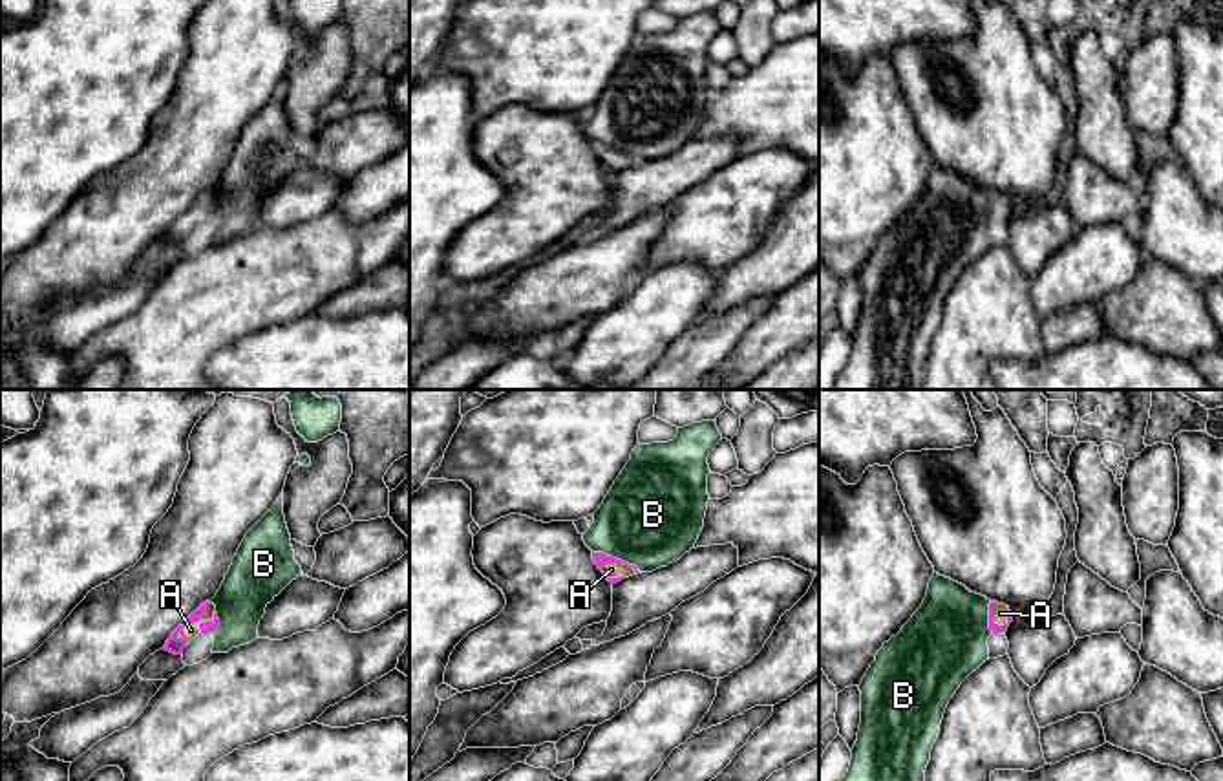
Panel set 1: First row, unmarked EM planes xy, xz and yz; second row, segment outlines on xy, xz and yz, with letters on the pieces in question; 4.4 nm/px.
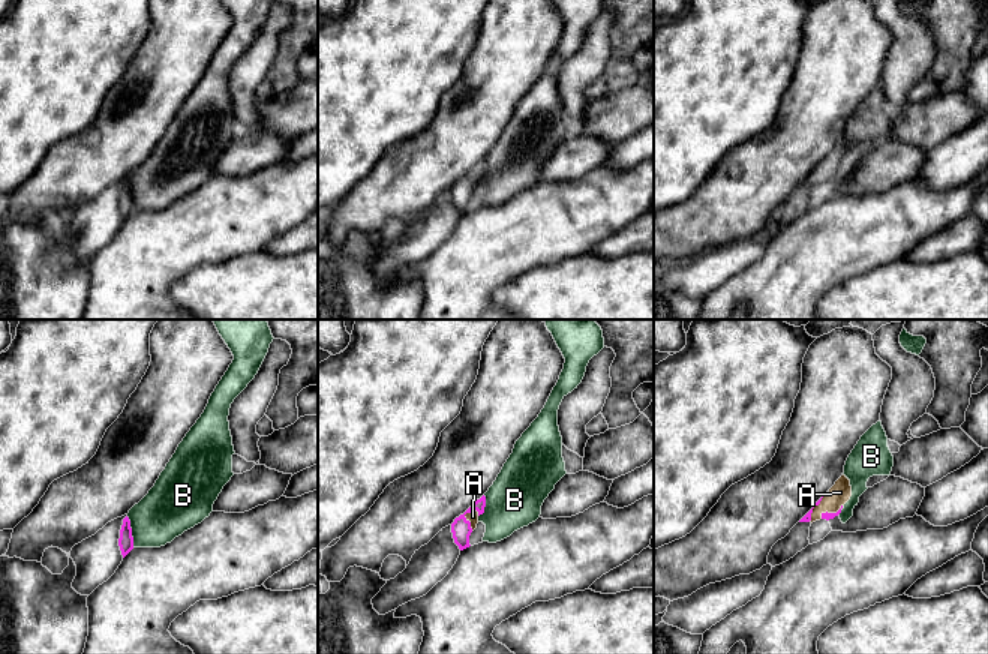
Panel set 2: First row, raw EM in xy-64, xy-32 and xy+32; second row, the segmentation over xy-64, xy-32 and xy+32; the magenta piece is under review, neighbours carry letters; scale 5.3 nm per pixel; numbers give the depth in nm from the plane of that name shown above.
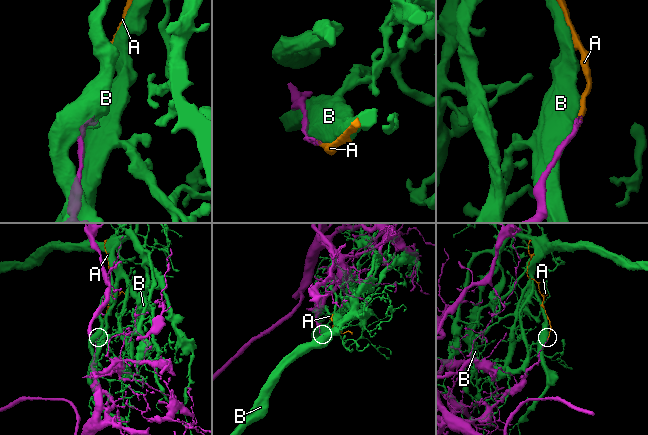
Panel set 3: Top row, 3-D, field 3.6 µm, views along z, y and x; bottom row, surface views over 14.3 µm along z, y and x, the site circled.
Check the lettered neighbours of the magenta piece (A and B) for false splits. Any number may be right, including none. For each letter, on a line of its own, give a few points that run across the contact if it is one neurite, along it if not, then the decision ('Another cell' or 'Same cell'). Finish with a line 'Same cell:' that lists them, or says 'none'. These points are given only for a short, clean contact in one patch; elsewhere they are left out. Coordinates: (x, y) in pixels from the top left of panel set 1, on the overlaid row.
A: Line: xy (178, 641), (189, 620), (191, 630). Same cell
B: Another cell
Same cell: A

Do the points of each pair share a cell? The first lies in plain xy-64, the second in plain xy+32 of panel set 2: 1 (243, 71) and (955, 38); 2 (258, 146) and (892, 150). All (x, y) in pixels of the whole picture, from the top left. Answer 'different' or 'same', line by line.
1: different
2: same

